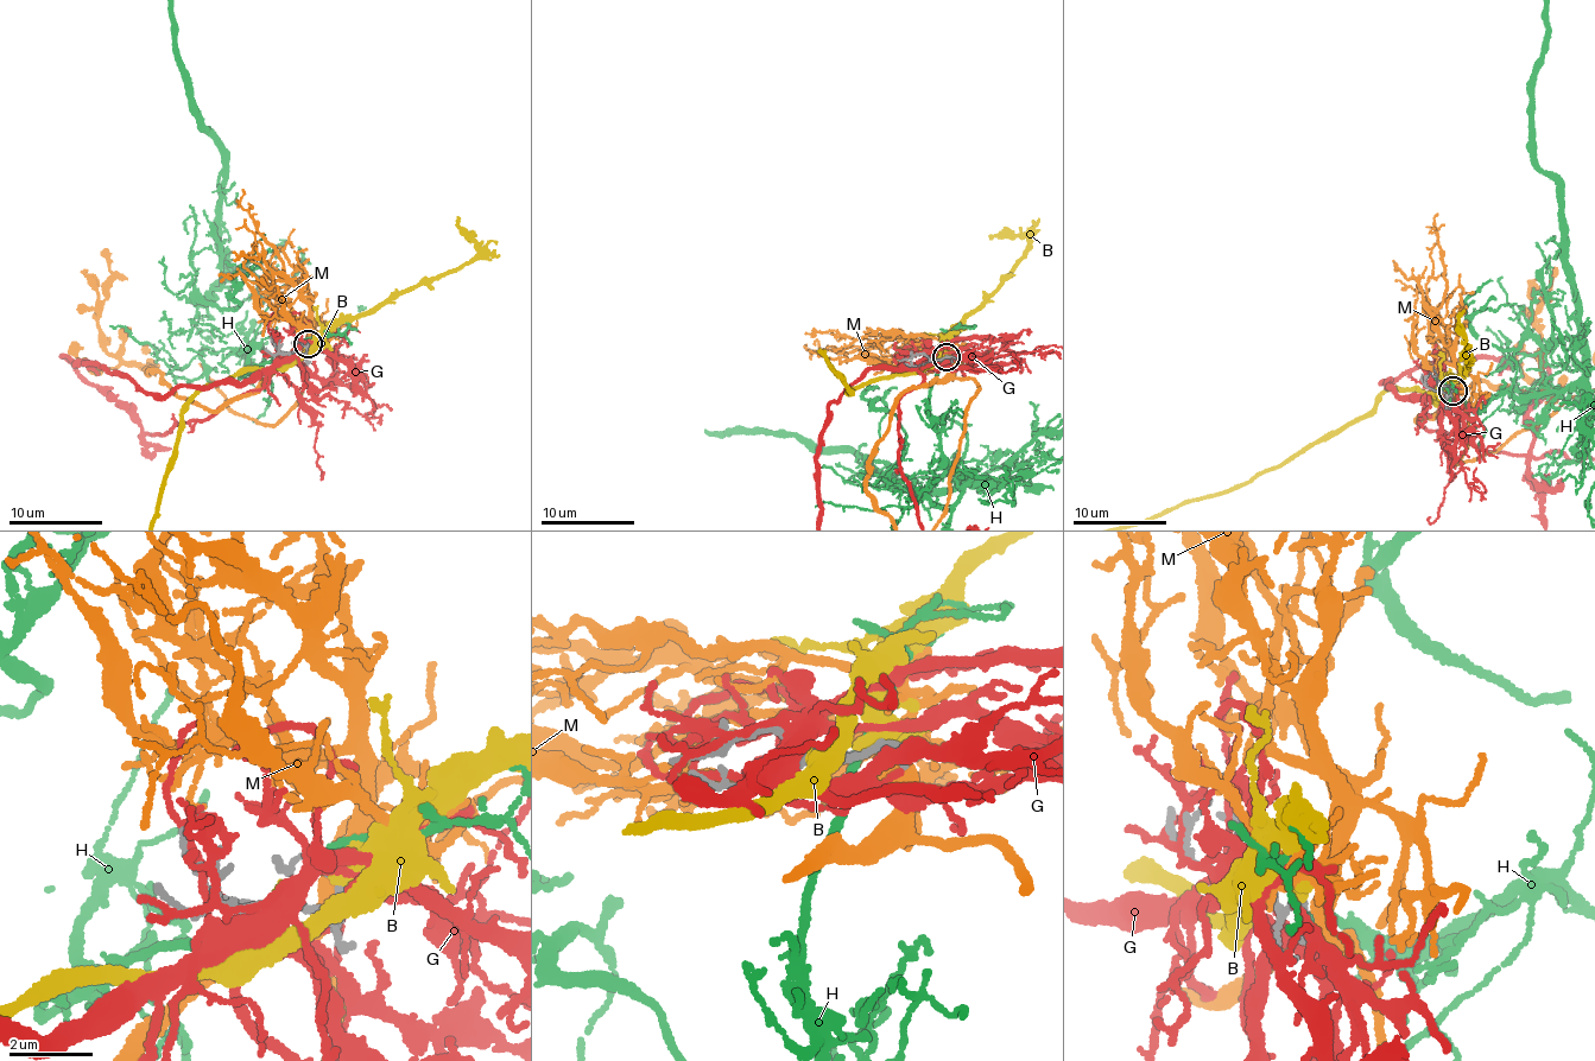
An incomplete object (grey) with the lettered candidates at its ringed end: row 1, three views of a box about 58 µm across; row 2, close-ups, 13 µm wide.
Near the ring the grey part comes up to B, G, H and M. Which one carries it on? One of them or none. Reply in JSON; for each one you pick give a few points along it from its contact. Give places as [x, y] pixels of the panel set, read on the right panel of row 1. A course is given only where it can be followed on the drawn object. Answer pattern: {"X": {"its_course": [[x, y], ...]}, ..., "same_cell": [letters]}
{"same_cell": ["M"]}

